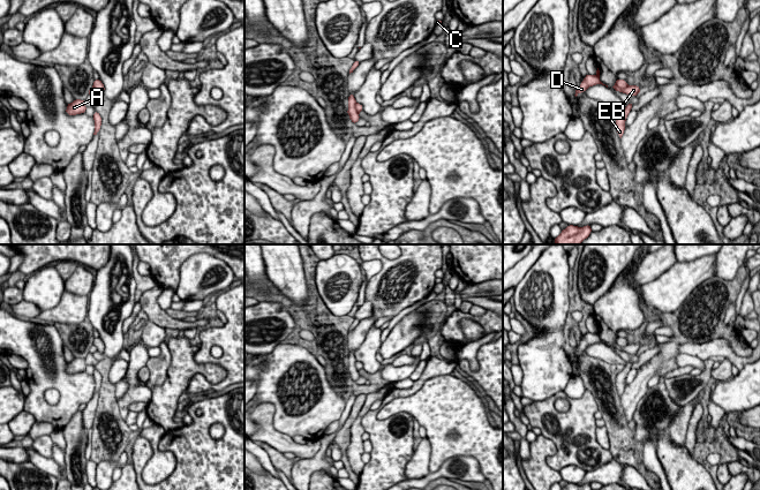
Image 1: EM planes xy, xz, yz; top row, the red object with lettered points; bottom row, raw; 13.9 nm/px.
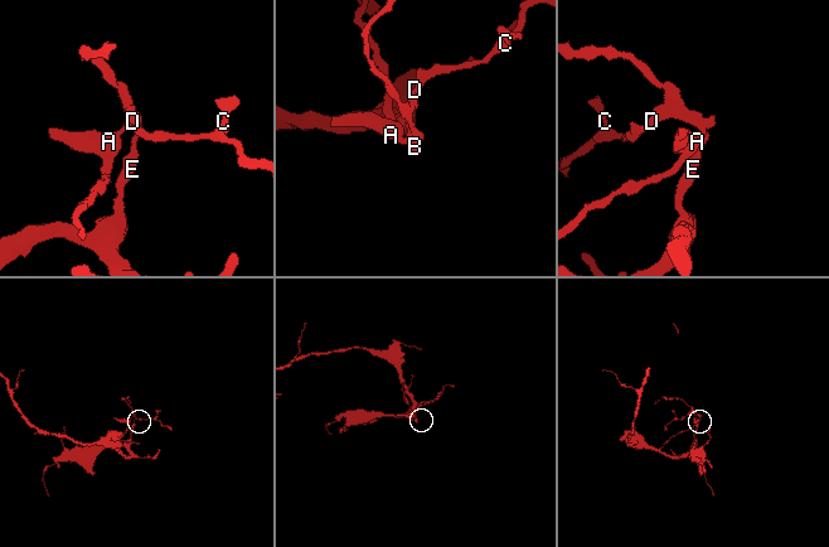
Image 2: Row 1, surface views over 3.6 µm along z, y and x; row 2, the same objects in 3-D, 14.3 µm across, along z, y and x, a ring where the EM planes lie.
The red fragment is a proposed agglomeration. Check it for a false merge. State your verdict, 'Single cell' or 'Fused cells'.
Single cell

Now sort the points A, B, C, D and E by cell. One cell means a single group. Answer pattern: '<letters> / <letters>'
A B C D E

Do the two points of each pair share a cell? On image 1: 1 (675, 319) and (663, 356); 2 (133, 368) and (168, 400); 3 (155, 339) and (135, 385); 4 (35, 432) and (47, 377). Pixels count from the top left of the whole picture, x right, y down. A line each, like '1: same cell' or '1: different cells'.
1: same cell
2: different cells
3: same cell
4: different cells

